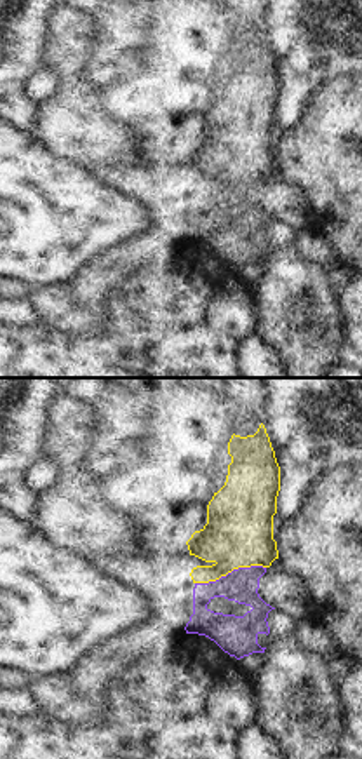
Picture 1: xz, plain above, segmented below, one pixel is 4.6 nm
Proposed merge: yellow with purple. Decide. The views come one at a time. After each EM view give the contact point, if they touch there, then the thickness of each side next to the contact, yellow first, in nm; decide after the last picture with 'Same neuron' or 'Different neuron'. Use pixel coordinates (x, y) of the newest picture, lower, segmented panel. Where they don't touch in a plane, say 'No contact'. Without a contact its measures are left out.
Touches yellow at (230, 571). Thickness 320 nm (yellow) against 160 nm

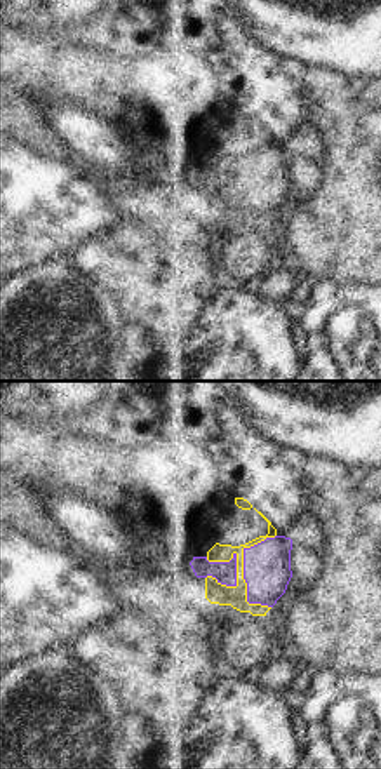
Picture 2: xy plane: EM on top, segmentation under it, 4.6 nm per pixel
Touches yellow at (242, 562). Thickness 100 nm (yellow) against 220 nm

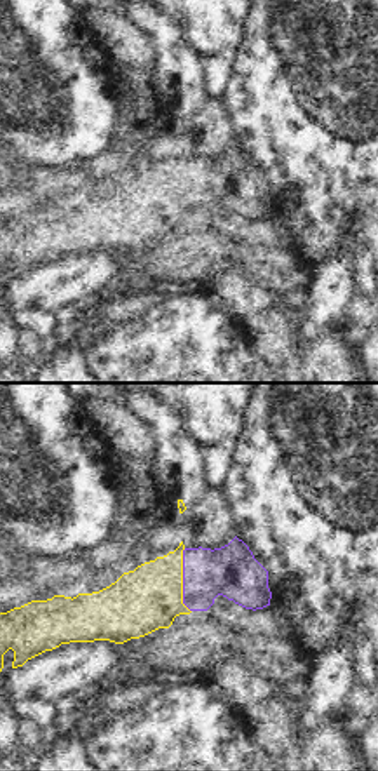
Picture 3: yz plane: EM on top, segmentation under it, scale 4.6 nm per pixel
Touches yellow at (182, 580). Thickness 300 nm (yellow) against 240 nm

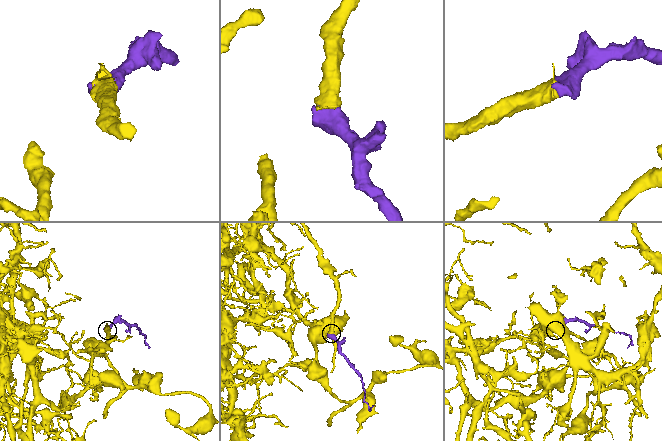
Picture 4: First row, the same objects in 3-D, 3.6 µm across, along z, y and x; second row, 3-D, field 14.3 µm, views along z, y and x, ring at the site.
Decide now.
Same neuron

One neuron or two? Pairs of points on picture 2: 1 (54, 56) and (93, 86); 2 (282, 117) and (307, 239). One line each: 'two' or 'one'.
1: one
2: two

